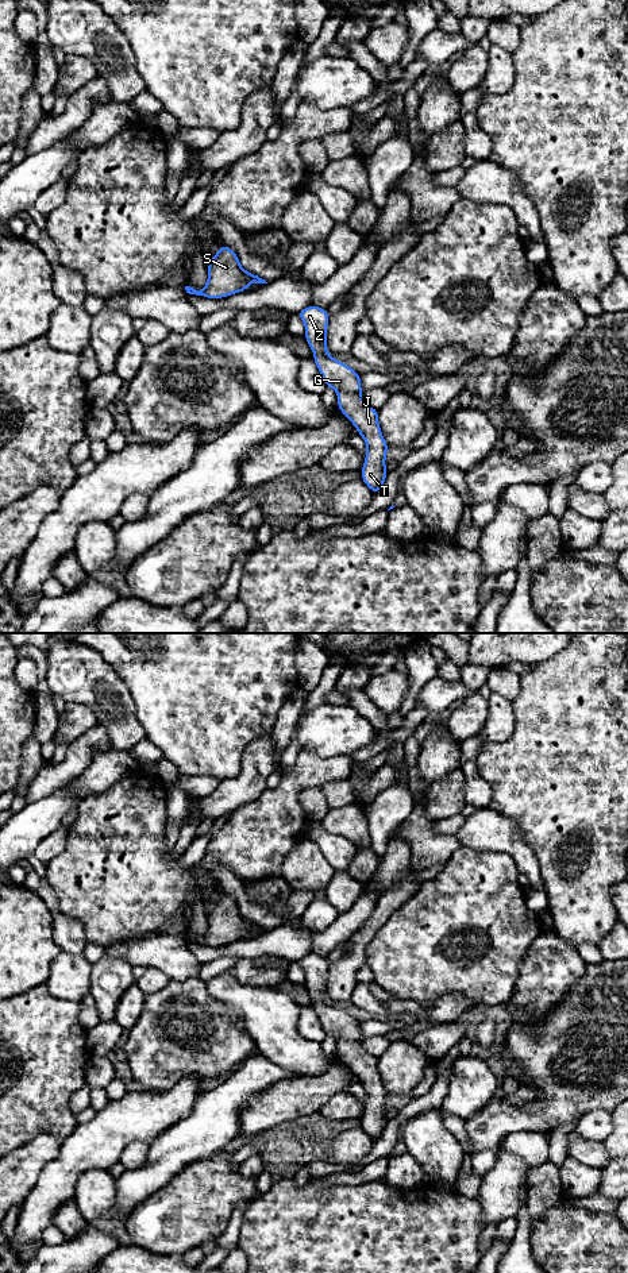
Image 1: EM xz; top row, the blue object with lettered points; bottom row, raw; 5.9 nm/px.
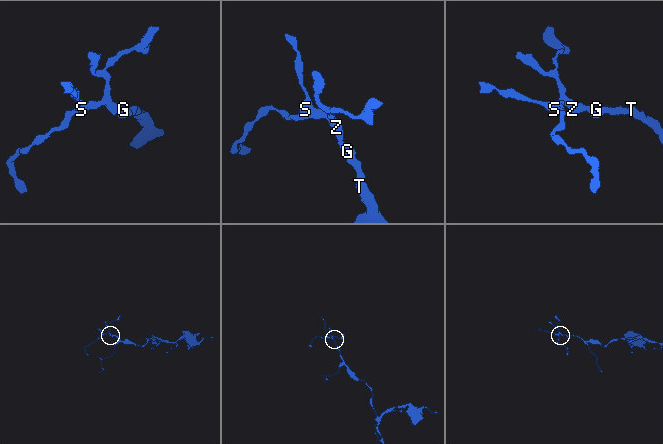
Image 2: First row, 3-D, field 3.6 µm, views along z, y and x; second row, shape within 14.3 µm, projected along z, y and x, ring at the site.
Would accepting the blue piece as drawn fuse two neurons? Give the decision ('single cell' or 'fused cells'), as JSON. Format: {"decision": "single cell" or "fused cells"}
{"decision": "single cell"}

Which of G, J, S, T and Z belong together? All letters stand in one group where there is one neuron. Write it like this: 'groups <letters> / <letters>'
groups G J S T Z

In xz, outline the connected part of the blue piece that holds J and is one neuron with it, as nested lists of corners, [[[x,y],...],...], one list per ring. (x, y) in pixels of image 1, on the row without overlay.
[[[309,953],[297,964],[305,972],[305,988],[313,999],[313,1010],[320,1018],[327,1035],[338,1041],[339,1058],[354,1072],[367,1093],[362,1115],[362,1129],[373,1142],[380,1141],[388,1118],[385,1115],[388,1091],[378,1072],[378,1058],[362,1046],[361,1023],[327,1000],[327,973],[330,964],[324,956]]]

